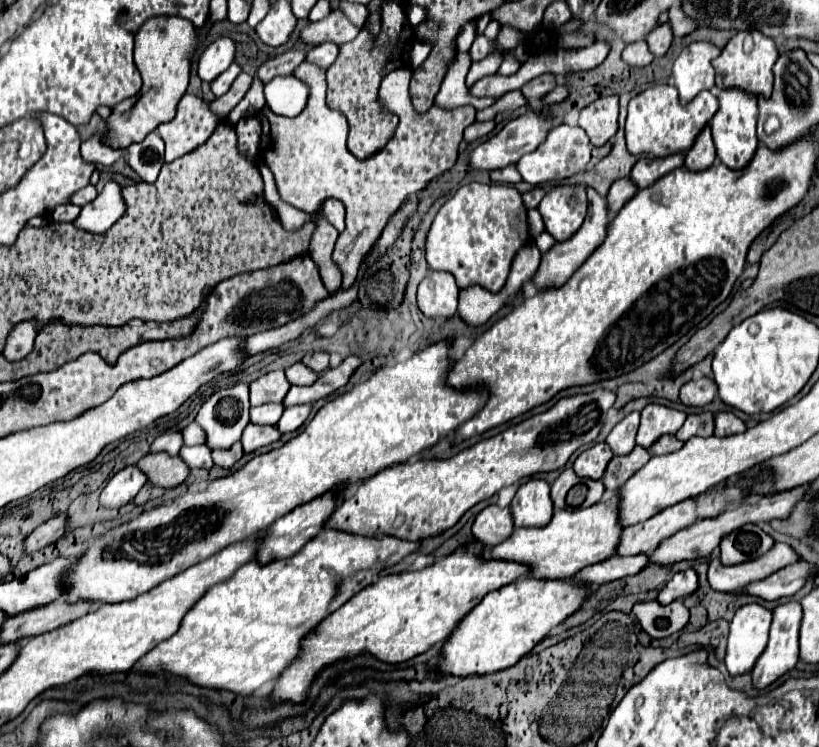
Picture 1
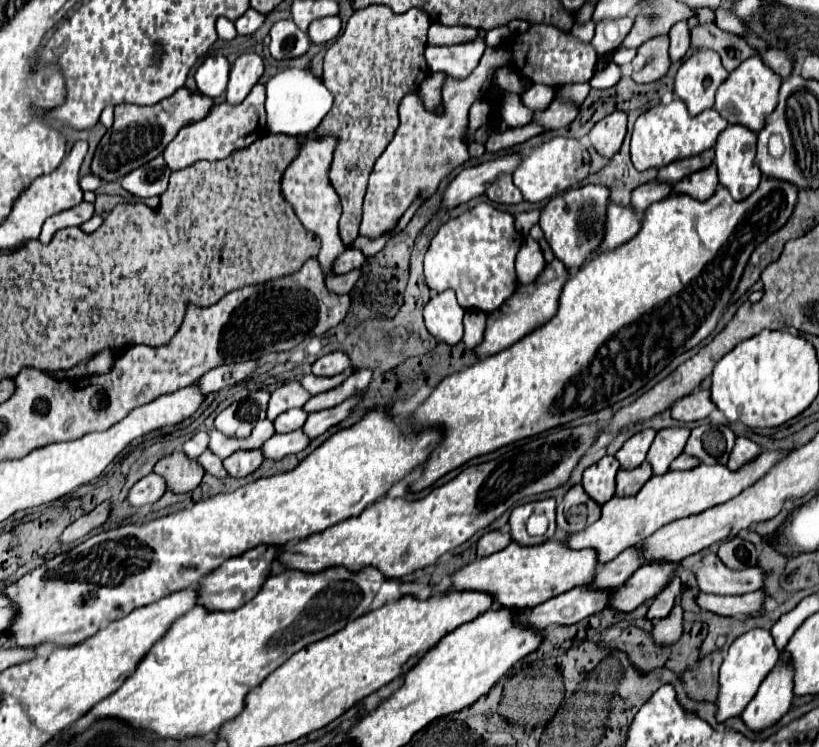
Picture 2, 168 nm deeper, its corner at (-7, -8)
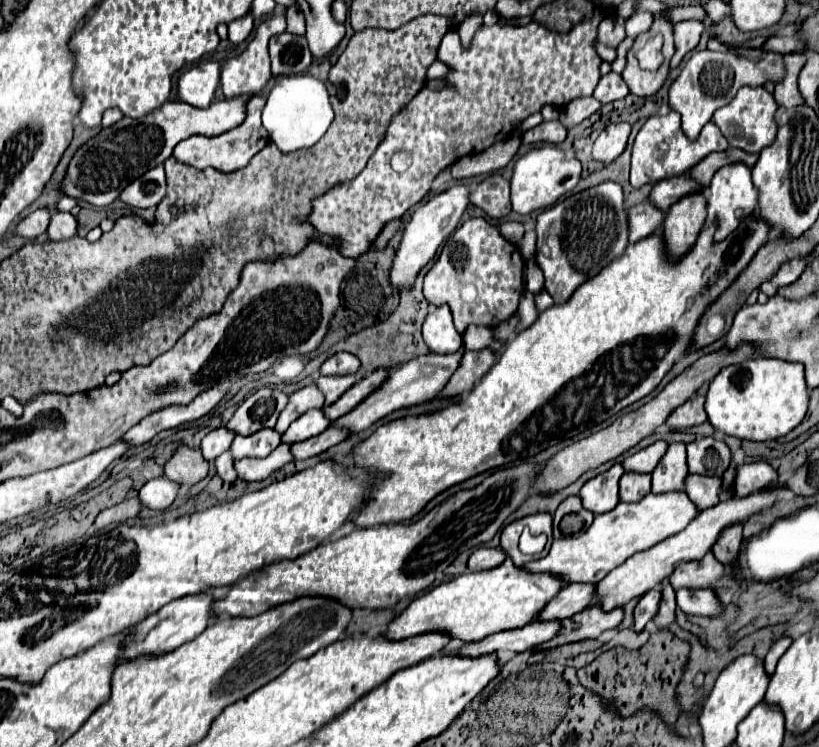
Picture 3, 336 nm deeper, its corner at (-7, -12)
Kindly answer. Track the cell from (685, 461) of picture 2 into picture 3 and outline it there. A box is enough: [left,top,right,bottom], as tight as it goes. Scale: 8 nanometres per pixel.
[686,473,722,509]

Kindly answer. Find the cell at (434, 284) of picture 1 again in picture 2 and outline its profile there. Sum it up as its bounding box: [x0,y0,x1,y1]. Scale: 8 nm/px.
[424,289,464,345]

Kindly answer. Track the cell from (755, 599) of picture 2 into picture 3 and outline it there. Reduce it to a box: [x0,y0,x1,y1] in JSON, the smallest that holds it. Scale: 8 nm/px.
[676,589,724,617]

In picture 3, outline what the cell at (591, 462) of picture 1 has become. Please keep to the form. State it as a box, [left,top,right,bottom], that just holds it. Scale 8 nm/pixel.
[580,463,624,513]

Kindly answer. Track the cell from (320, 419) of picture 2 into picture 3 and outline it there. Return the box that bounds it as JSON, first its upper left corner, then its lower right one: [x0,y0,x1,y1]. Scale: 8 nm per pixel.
[330,349,464,433]

